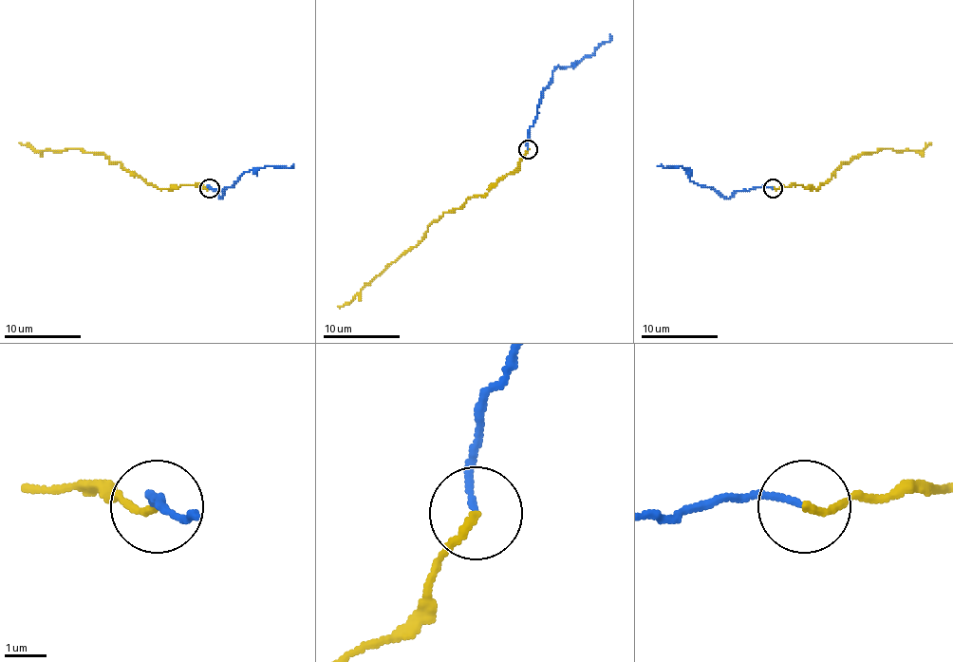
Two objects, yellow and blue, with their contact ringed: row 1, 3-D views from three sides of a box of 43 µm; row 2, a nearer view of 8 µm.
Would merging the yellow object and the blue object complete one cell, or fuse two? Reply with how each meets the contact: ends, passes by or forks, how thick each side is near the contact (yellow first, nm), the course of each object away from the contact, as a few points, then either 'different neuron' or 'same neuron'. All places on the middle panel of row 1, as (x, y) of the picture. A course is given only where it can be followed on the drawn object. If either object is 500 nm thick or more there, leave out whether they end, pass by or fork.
yellow ends there; blue ends there; 170 nm thick on the yellow side, 140 nm on the other; yellow runs (528, 149), (515, 168), (483, 195), (466, 200), (436, 219), (414, 247), (391, 262), (353, 298), (338, 306); blue runs (528, 149), (528, 130), (537, 114), (543, 89), (552, 70), (575, 66), (607, 42), (609, 34); same neuron

